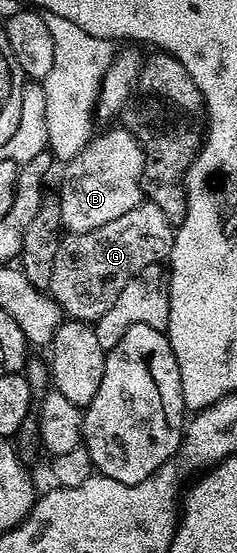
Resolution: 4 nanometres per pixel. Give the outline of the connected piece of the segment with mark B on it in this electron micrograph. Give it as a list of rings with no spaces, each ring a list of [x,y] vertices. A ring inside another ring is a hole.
[[[124,126],[111,129],[102,140],[90,139],[89,145],[64,168],[59,195],[61,226],[66,233],[99,230],[99,226],[115,222],[115,218],[143,203],[145,155],[141,143]]]

